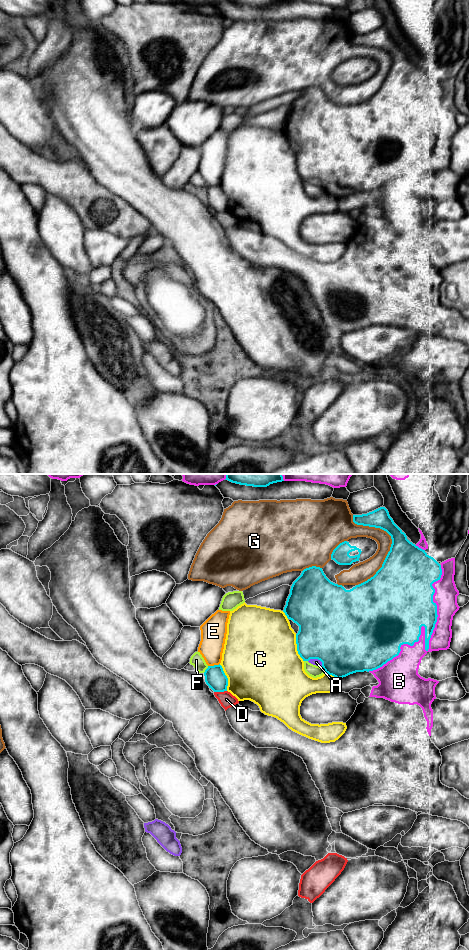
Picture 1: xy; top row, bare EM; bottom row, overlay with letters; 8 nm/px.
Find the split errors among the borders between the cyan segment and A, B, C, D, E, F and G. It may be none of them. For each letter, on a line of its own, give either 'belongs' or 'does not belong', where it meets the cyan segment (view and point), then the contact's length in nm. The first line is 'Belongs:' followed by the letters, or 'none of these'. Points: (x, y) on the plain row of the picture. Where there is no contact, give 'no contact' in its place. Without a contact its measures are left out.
Belongs: none of these
A: does not belong; contact xy (317, 178); length 130 nm
B: does not belong; contact xy (425, 166); length 1050 nm
C: does not belong; contact xy (297, 168); length 240 nm
D: does not belong; contact xy (220, 211); length 110 nm
E: does not belong; contact xy (213, 186); length 100 nm
F: does not belong; contact xy (206, 189); length 70 nm
G: does not belong; contact xy (392, 61); length 550 nm

